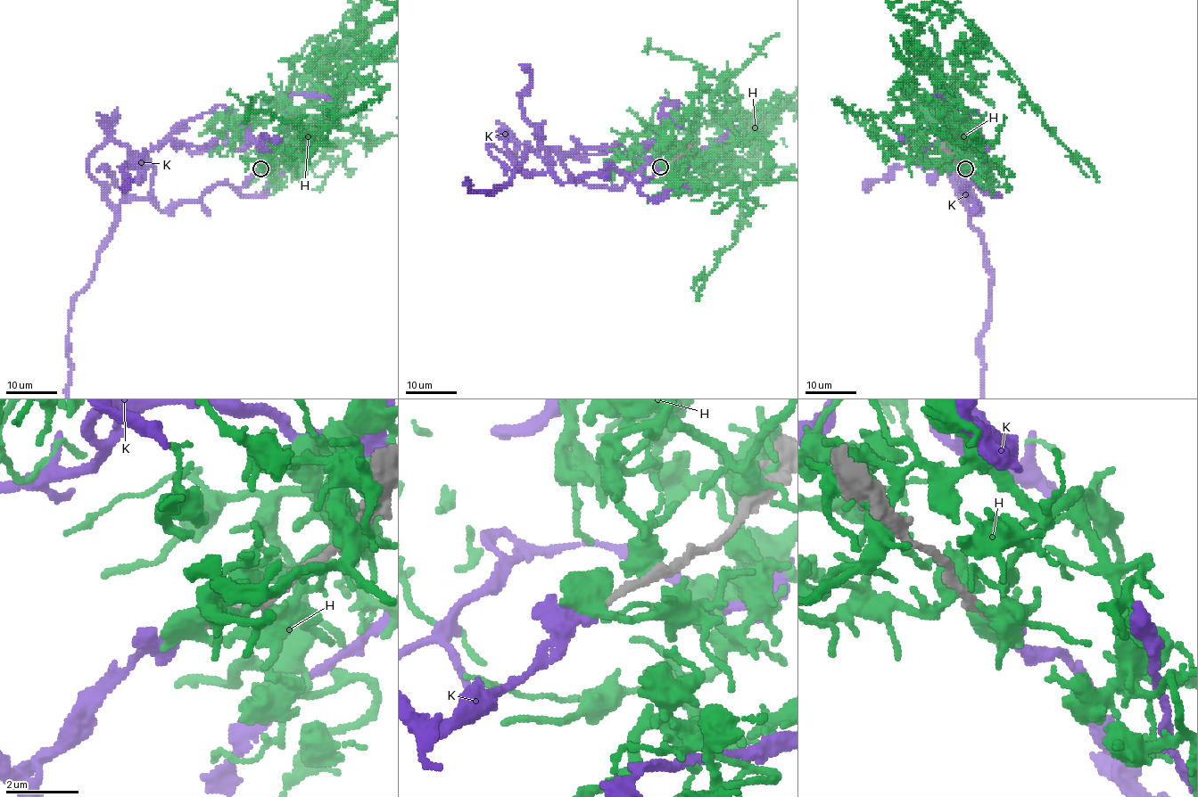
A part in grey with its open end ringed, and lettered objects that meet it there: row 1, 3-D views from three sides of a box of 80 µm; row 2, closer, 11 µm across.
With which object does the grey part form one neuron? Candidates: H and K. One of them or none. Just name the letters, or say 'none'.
K

